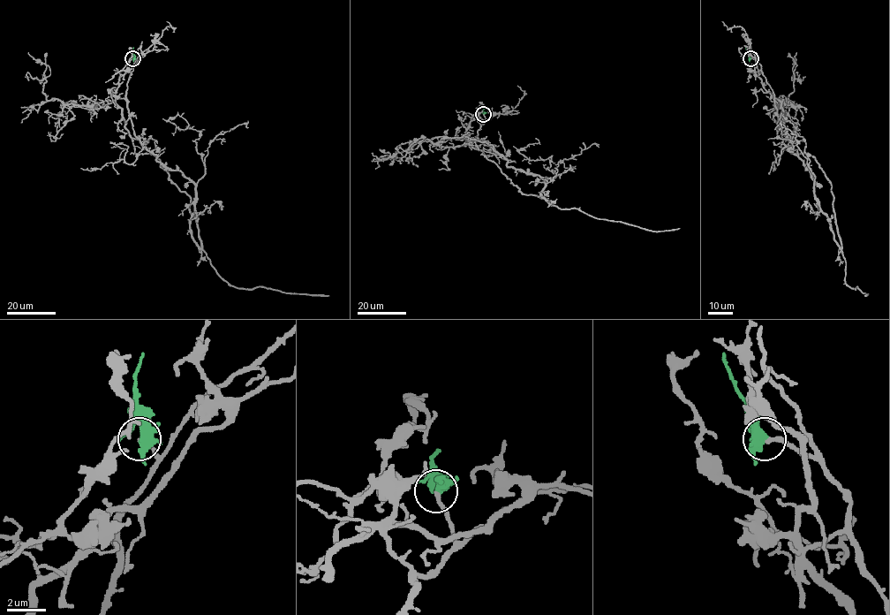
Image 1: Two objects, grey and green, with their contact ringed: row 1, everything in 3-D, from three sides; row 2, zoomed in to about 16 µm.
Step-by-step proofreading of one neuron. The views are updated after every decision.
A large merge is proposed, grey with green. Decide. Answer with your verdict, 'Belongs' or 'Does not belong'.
Belongs

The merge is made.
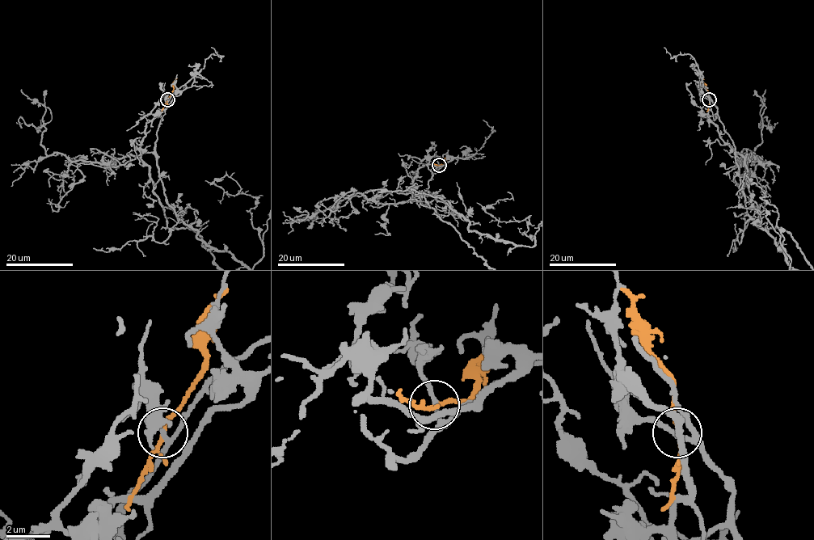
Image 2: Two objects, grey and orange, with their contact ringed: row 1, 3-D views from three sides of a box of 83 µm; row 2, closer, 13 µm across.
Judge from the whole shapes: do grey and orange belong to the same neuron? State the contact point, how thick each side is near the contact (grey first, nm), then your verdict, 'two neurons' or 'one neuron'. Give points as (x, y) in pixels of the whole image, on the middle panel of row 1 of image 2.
(439, 165) | 160/140 nm | two neurons

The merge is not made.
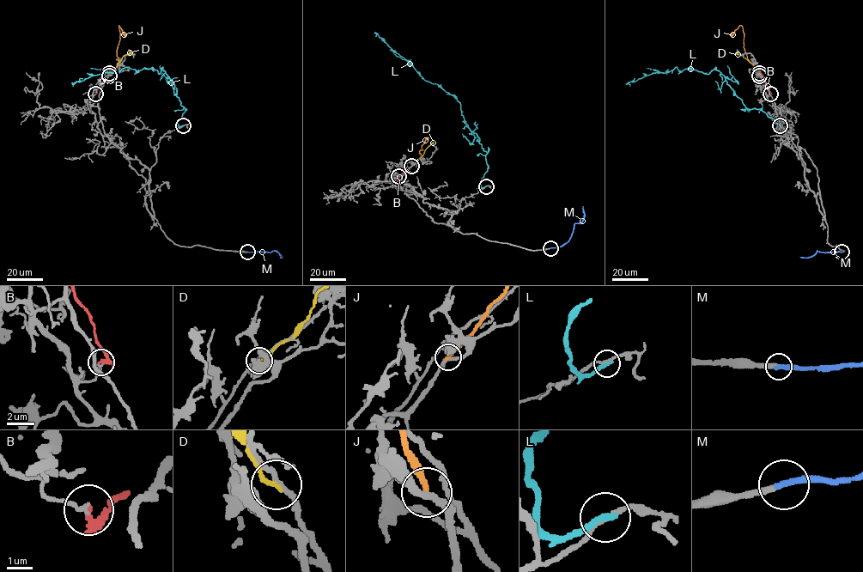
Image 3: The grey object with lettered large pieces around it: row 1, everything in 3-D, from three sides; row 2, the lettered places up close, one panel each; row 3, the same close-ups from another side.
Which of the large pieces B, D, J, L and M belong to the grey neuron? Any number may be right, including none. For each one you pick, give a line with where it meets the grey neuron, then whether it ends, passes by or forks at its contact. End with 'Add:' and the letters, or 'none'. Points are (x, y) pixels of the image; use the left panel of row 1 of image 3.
M: (247, 252) | it ends
Add: M

